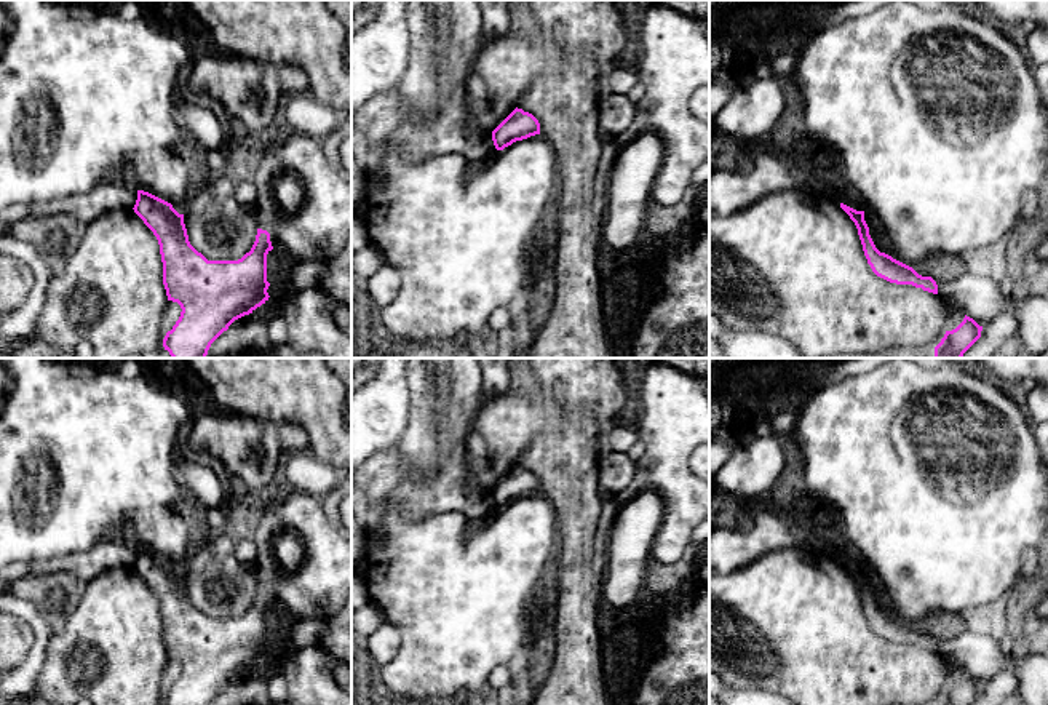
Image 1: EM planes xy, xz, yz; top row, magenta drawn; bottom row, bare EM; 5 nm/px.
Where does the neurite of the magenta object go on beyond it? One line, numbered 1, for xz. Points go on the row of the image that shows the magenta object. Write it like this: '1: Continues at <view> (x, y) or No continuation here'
1: No continuation here

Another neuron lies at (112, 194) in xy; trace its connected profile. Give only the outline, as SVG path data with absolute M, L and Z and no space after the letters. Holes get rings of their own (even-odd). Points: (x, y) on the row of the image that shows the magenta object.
M105 177L93 190L56 198L46 203L29 203L22 214L8 216L0 213L0 235L6 233L10 224L21 217L42 217L66 213L89 224L101 214L113 209L133 209L137 200L137 189L125 179Z

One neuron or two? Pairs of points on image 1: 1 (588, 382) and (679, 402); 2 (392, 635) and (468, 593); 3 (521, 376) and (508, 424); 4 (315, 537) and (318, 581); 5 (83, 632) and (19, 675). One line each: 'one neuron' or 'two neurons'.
1: two neurons
2: two neurons
3: one neuron
4: one neuron
5: two neurons

